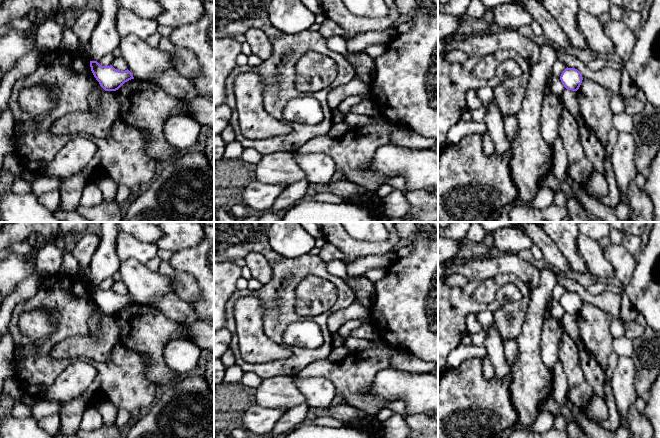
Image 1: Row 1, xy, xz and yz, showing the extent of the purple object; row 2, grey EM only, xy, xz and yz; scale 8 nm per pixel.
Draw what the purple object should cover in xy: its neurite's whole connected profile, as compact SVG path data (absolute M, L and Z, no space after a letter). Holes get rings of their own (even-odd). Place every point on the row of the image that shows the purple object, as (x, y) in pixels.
M90 61L91 71L105 91L116 91L125 82L134 79L132 73L116 70L112 65L102 66L97 61Z

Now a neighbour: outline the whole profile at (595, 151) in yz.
M565 89L560 97L564 107L576 119L579 127L580 140L583 149L594 165L595 172L604 175L604 155L605 147L592 129L585 123L579 111L576 91Z

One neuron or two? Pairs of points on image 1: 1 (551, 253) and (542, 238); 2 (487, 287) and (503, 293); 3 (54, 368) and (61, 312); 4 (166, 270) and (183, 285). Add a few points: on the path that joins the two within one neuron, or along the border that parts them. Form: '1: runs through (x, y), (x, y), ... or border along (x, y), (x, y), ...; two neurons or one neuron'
1: runs through (549, 249), (544, 242); one neuron
2: border along (514, 282), (503, 284), (489, 302), (476, 300); two neurons
3: runs through (46, 354), (46, 346), (61, 331), (61, 326); one neuron
4: runs through (170, 272), (179, 281); one neuron

